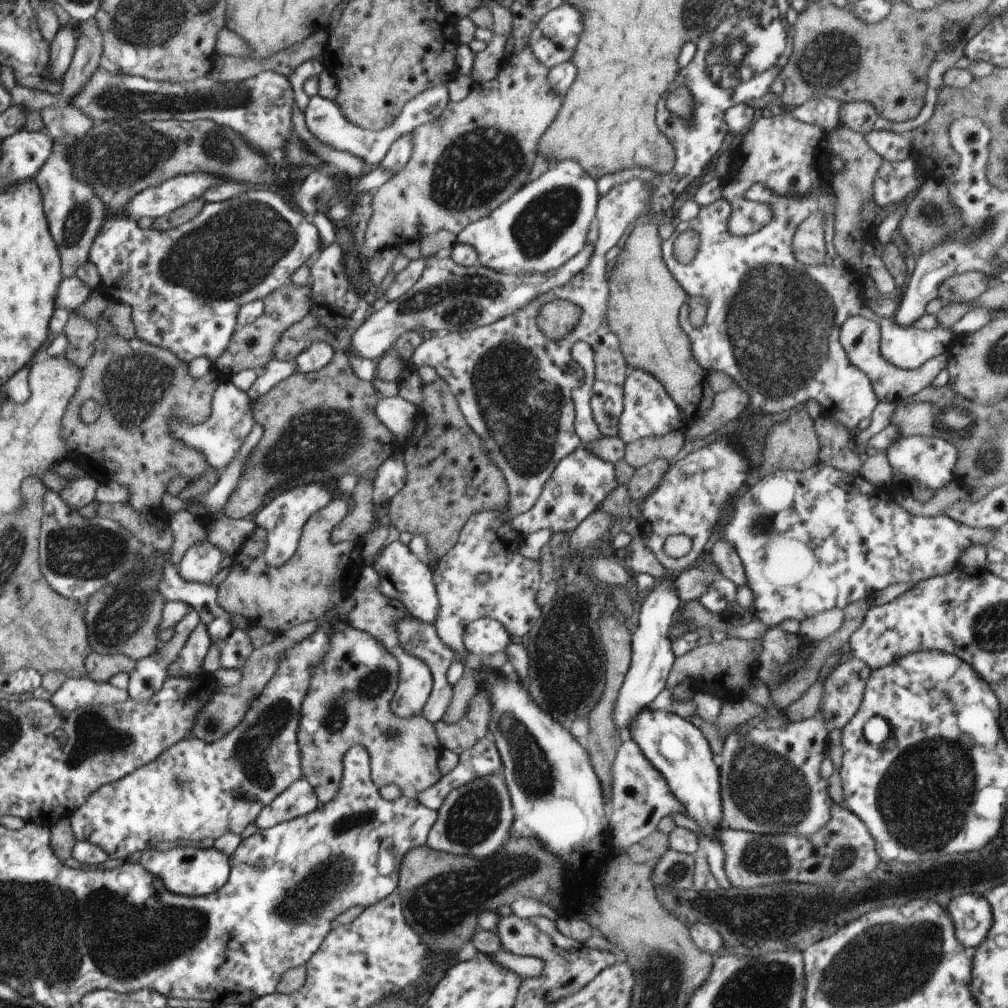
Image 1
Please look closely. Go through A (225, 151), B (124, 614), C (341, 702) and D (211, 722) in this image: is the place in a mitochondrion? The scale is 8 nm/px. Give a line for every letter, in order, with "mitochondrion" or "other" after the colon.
A: mitochondrion
B: mitochondrion
C: mitochondrion
D: mitochondrion

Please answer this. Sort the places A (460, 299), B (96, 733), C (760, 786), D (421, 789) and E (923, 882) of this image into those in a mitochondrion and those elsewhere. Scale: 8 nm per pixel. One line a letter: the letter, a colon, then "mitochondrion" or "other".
A: mitochondrion
B: mitochondrion
C: mitochondrion
D: other
E: other

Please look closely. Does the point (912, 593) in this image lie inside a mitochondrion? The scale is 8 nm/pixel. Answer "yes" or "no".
no

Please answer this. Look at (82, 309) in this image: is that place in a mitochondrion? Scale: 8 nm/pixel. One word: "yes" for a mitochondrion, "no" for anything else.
no

